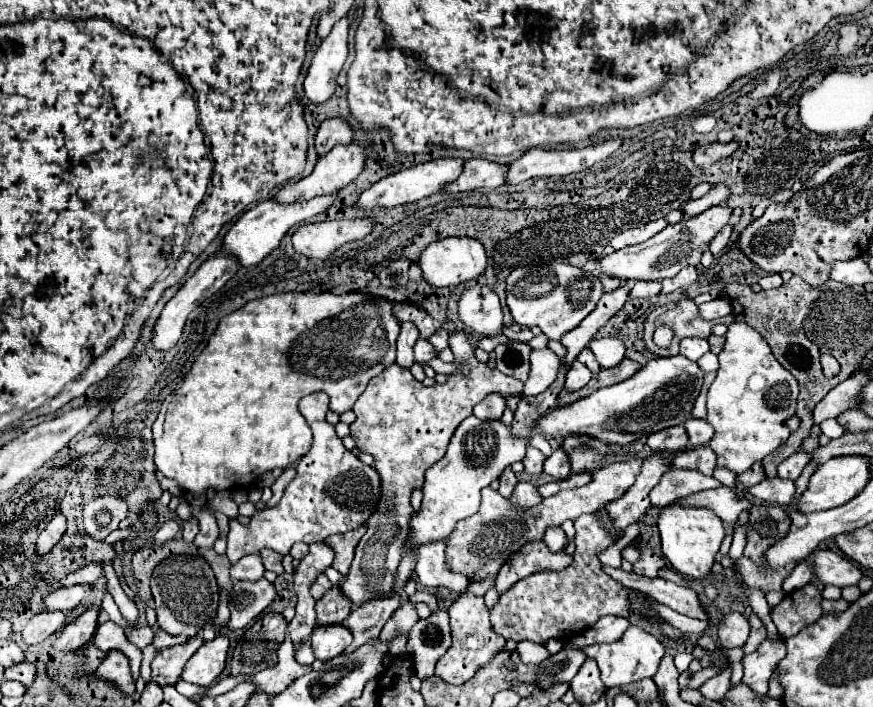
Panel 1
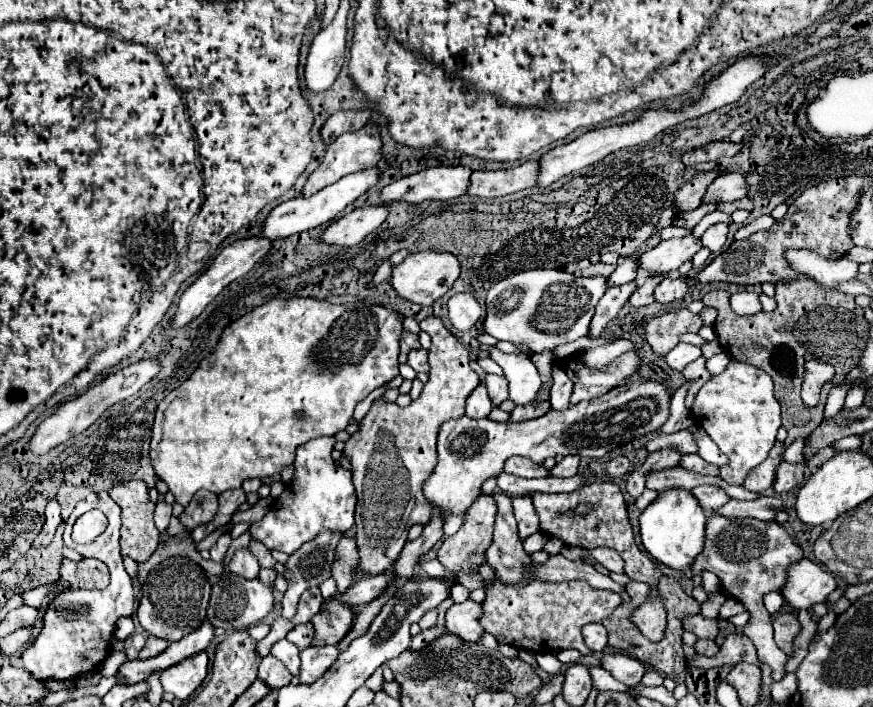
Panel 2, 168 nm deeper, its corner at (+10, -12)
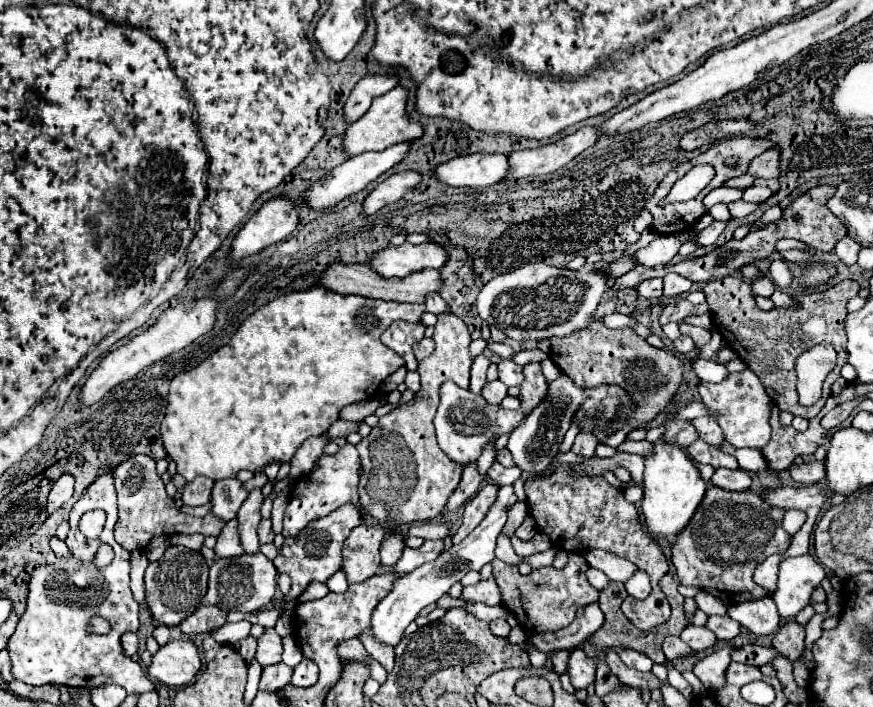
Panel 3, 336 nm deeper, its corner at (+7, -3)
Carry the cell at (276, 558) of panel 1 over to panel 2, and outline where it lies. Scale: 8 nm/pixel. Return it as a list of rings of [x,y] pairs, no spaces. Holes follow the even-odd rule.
[[[251,542],[251,544],[249,544],[249,550],[255,554],[255,558],[259,560],[259,566],[261,566],[261,568],[269,568],[269,570],[275,568],[275,560],[273,560],[271,552],[269,552],[263,544]]]

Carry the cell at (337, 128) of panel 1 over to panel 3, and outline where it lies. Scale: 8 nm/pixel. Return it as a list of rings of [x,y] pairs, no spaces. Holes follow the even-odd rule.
[[[368,73],[366,77],[362,77],[356,87],[352,89],[346,105],[344,105],[344,115],[348,123],[354,123],[356,119],[360,119],[368,109],[374,97],[380,97],[384,93],[388,93],[390,89],[394,89],[398,85],[398,77],[396,75],[380,75],[380,73]]]

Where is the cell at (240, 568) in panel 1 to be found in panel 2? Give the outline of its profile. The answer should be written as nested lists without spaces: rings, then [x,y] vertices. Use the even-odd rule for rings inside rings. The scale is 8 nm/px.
[[[237,550],[231,564],[229,564],[229,570],[237,576],[243,576],[243,578],[251,580],[251,578],[257,578],[259,564],[257,564],[255,556],[251,556],[249,550]]]

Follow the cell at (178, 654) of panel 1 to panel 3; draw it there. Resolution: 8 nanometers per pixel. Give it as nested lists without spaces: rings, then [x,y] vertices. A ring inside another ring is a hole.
[[[210,605],[210,607],[198,607],[198,611],[194,611],[190,617],[186,617],[186,621],[180,623],[180,629],[186,637],[192,637],[200,633],[210,633],[222,627],[224,623],[226,623],[226,613]]]

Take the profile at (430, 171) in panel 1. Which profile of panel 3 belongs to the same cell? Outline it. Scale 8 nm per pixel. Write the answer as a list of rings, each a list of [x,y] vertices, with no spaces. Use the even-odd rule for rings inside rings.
[[[474,153],[450,159],[438,165],[436,177],[452,187],[486,187],[502,181],[506,177],[508,155],[486,155]]]

